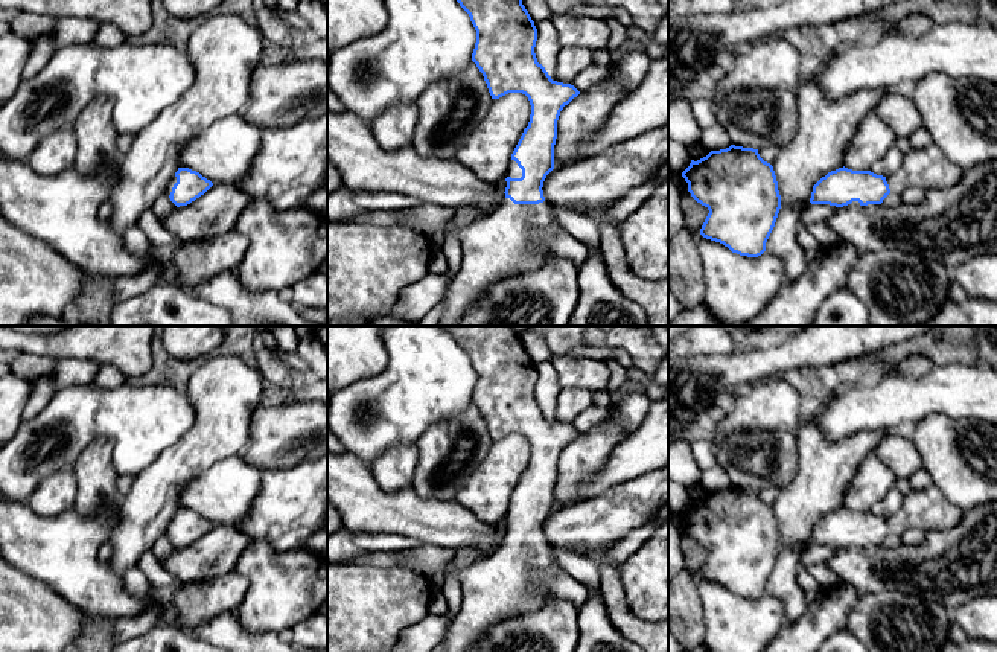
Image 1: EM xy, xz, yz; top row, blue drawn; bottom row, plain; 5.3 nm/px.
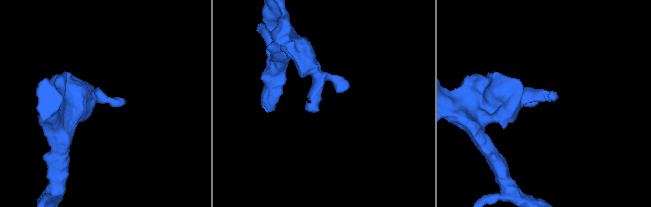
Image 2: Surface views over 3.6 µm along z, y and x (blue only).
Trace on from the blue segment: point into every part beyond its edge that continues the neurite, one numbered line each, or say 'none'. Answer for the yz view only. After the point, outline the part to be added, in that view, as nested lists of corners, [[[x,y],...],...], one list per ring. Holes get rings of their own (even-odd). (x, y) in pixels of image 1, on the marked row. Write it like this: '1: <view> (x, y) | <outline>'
1: yz (927, 168) | [[[935,146],[912,148],[904,154],[900,169],[886,177],[890,193],[901,193],[909,187],[921,187],[925,192],[956,184],[964,171],[951,163],[942,151]]]

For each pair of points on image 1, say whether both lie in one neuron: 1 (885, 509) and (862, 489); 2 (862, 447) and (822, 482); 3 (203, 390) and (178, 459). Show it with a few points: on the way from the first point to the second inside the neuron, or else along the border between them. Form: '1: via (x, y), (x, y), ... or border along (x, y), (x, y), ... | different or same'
1: border along (894, 486), (869, 511) | different
2: via (853, 451), (831, 473) | same
3: via (204, 407), (204, 433), (195, 442) | same

